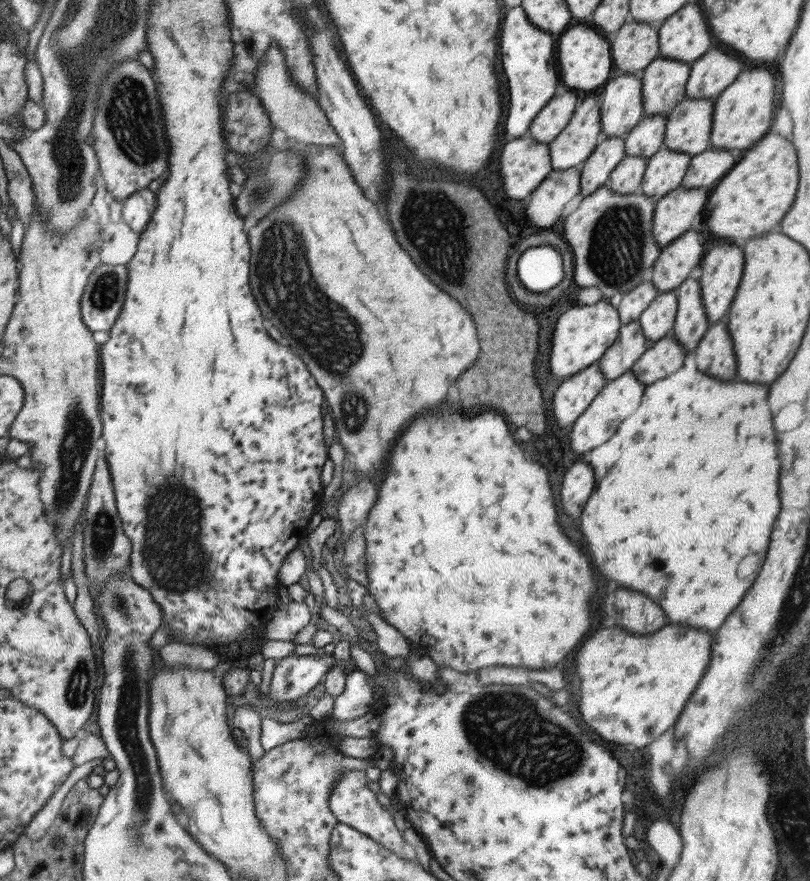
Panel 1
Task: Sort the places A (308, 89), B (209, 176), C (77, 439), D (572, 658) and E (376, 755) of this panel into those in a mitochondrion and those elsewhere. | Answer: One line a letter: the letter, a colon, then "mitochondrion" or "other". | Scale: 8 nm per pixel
A: other
B: other
C: mitochondrion
D: other
E: other

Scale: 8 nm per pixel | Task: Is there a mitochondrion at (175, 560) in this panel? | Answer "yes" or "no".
yes

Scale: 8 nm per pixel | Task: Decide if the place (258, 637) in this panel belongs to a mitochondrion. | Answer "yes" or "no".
no

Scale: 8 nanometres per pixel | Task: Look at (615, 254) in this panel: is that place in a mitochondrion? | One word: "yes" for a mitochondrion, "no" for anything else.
yes

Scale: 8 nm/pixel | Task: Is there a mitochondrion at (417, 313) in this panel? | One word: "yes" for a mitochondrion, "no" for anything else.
no

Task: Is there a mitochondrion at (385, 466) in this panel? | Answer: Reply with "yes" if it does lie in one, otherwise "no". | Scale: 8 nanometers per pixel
no

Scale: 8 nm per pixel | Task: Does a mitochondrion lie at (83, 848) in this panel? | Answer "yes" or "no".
no

